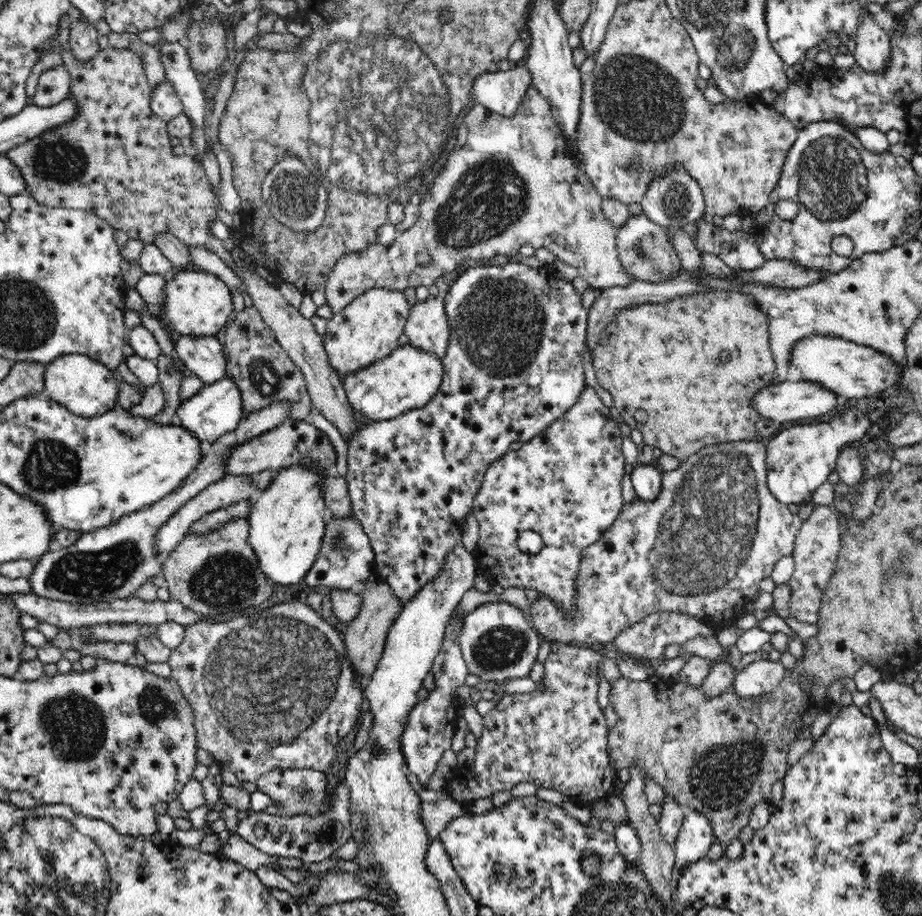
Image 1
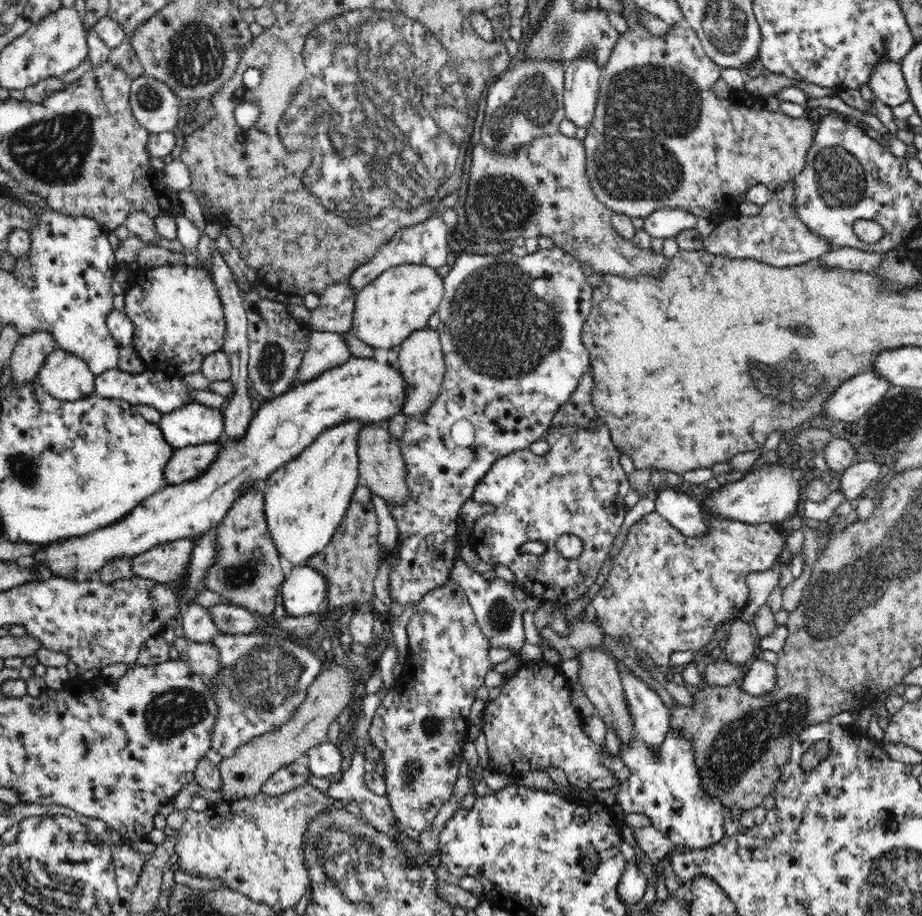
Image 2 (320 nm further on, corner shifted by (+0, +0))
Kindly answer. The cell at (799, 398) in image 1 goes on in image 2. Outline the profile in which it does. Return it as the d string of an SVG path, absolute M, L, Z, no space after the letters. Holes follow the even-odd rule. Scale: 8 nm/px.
M866 370L845 380L832 391L821 404L821 410L826 416L832 417L834 422L854 422L862 418L890 387L889 382Z

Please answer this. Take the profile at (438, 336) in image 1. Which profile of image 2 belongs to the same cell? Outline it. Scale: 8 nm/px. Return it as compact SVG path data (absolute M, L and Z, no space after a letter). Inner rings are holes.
M428 325L412 331L412 334L409 334L402 344L399 344L398 350L395 365L400 372L403 372L404 379L408 382L407 400L402 408L404 416L408 418L409 415L423 412L440 390L445 376L444 351L442 350L439 332L431 329Z

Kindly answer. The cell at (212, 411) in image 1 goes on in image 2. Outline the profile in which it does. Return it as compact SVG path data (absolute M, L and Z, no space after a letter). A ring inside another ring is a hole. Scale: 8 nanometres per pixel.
M195 401L163 414L158 425L175 449L220 442L225 437L222 408Z

